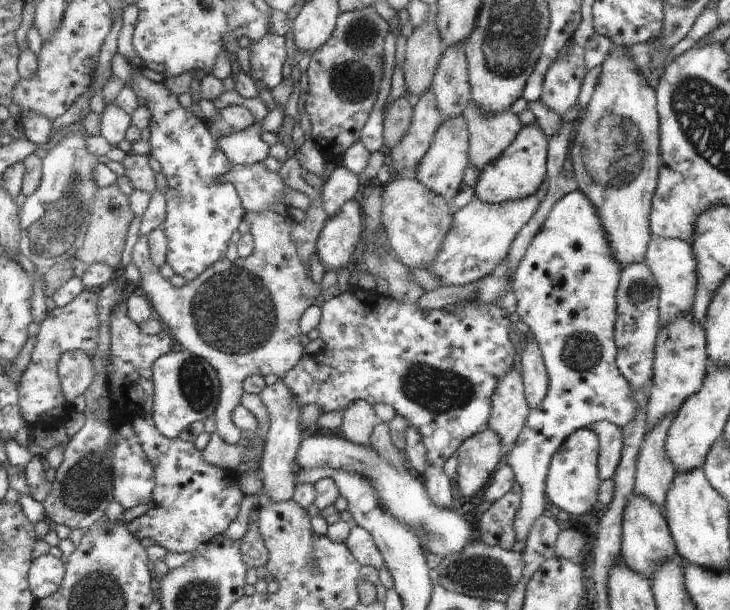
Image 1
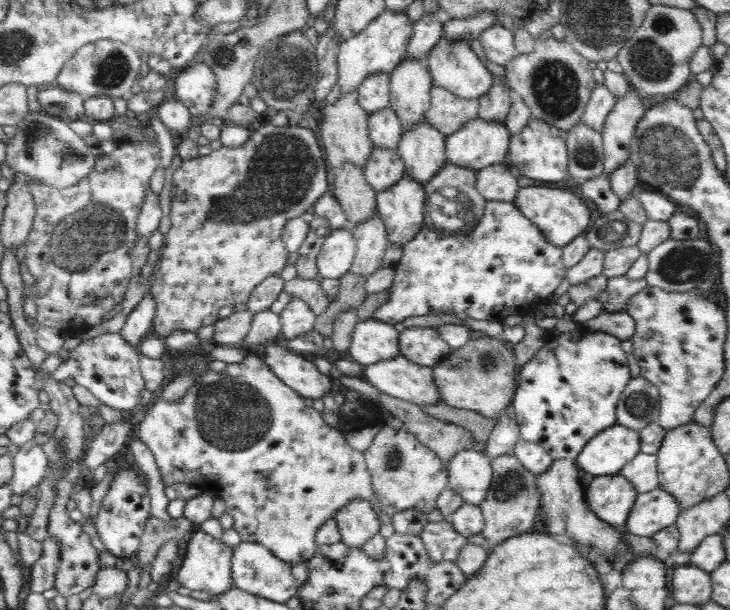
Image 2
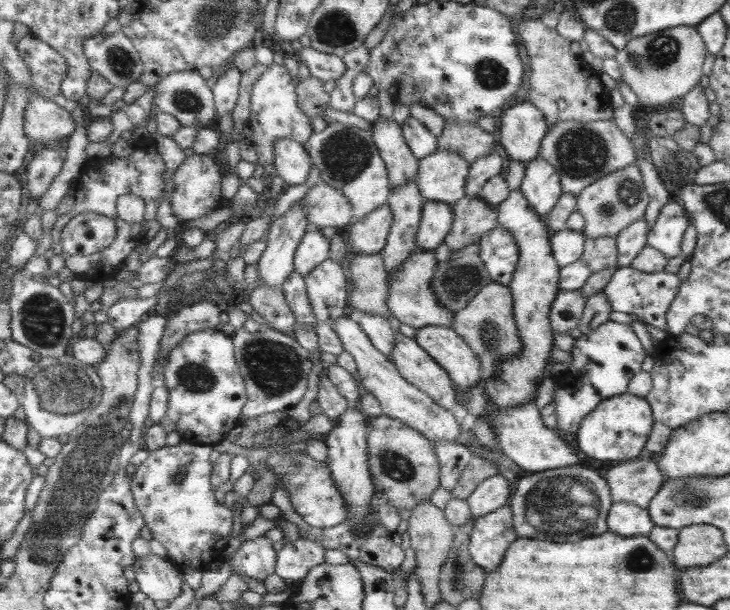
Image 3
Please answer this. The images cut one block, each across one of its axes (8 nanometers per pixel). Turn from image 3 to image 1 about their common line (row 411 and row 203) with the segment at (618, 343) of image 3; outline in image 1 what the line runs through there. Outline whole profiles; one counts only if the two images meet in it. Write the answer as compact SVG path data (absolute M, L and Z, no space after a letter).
M577 189L553 204L540 229L527 245L521 264L515 271L512 292L517 298L518 316L539 348L548 378L547 392L541 404L529 412L520 439L509 449L505 460L505 464L513 468L517 483L521 485L521 508L513 524L515 538L519 543L525 542L534 520L545 513L543 492L547 483L548 467L551 466L551 458L559 450L561 443L573 431L594 422L612 422L623 428L635 418L633 391L615 366L617 351L613 340L613 322L619 274L619 264L609 254L605 232L601 228L597 213L584 193Z

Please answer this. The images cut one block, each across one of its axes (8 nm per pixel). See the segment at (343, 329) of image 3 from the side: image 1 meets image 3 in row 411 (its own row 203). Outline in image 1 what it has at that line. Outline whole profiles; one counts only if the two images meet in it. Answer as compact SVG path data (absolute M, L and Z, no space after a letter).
M398 176L383 189L382 224L385 224L393 253L410 269L429 268L441 254L445 238L452 231L455 211L451 202L418 179Z

